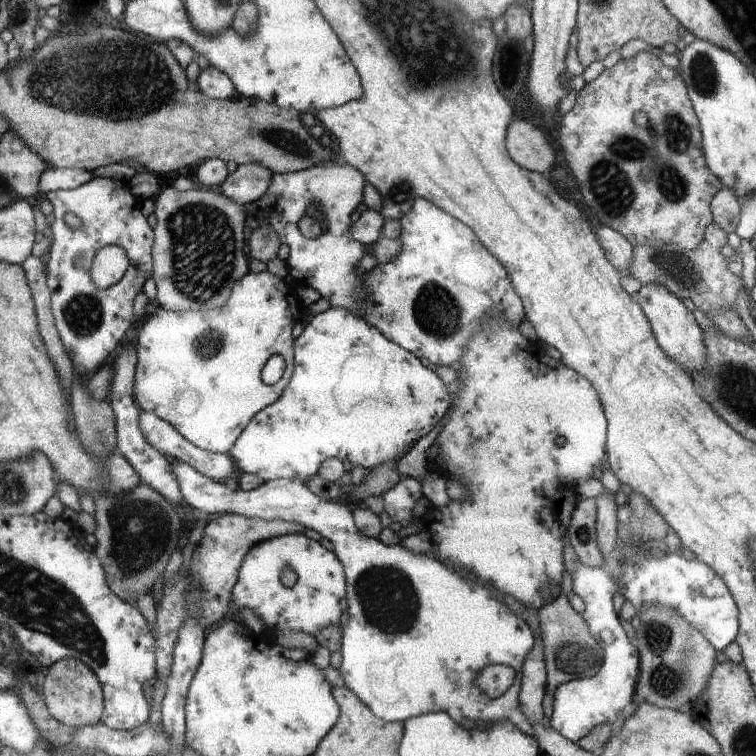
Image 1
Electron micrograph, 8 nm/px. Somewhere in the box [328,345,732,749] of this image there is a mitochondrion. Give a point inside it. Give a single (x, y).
(386, 596)

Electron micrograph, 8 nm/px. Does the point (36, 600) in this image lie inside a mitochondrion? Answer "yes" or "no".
yes

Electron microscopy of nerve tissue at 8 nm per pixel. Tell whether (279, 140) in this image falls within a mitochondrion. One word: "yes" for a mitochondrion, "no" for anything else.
yes

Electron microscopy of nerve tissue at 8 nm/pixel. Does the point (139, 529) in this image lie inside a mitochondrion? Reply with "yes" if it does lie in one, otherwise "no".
yes

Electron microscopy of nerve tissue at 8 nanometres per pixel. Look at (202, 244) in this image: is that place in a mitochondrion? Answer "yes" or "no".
yes

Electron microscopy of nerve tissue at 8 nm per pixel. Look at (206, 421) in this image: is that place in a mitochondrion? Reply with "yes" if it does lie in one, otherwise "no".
no

